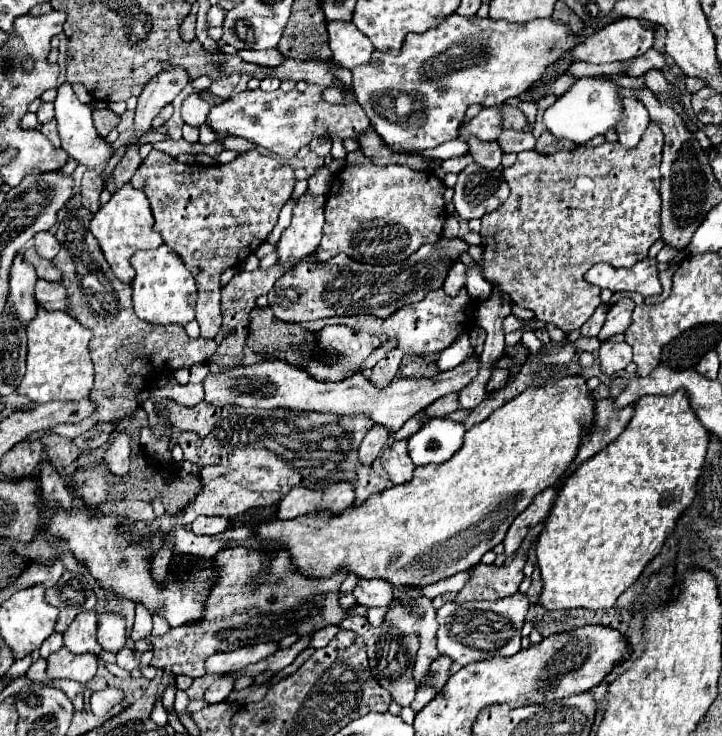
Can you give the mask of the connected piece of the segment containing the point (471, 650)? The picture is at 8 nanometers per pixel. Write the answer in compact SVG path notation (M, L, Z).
M516 593L500 601L474 601L474 603L446 603L438 609L438 651L448 655L460 665L490 657L510 657L520 651L522 625L528 613L528 597Z

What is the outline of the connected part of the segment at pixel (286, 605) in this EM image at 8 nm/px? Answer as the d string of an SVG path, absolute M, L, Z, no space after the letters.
M234 547L234 549L224 549L216 555L216 565L220 569L220 579L218 585L214 585L208 601L206 601L206 611L204 611L204 619L192 625L184 625L184 627L176 627L170 629L166 635L162 637L146 637L152 645L154 645L154 659L150 665L170 671L174 675L188 675L192 679L206 675L204 669L204 661L220 651L234 651L246 645L256 645L256 643L268 643L268 641L280 641L282 637L290 635L290 633L298 633L298 635L308 635L314 633L318 629L324 629L328 625L340 625L342 619L351 615L359 615L367 617L367 607L357 605L351 611L345 611L339 605L339 589L346 578L346 573L338 571L334 573L330 579L308 579L296 571L292 571L290 565L290 557L286 553L280 553L274 557L274 561L268 565L268 573L264 579L264 583L260 585L260 589L250 589L248 585L258 579L258 569L262 567L266 557L262 557L262 551L246 551L244 547Z

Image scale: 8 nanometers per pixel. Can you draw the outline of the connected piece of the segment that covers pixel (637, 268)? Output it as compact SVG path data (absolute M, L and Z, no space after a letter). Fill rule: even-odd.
M646 257L644 261L636 263L630 269L616 269L608 263L598 263L584 275L584 279L592 285L602 287L602 289L636 291L642 297L662 293L662 285L658 281L658 267L656 267L654 257Z

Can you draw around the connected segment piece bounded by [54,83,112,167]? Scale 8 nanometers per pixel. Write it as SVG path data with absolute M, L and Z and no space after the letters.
M66 83L58 89L58 97L56 97L54 105L56 105L56 119L58 119L62 149L66 149L66 153L72 159L76 159L78 163L82 163L86 167L98 167L98 165L106 163L112 157L112 145L106 143L106 139L98 135L94 121L92 121L92 109L78 101L70 83Z

